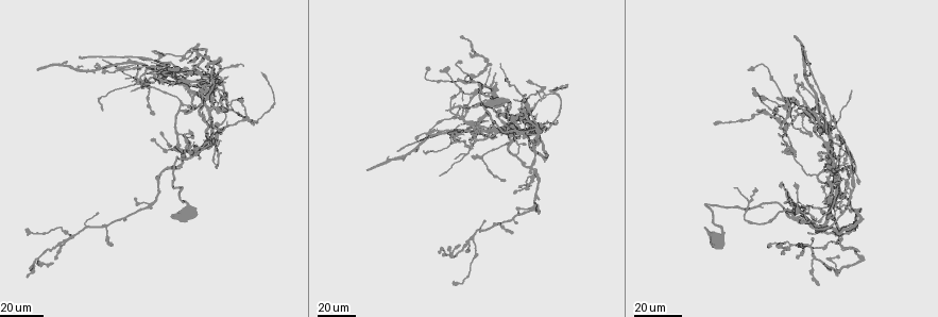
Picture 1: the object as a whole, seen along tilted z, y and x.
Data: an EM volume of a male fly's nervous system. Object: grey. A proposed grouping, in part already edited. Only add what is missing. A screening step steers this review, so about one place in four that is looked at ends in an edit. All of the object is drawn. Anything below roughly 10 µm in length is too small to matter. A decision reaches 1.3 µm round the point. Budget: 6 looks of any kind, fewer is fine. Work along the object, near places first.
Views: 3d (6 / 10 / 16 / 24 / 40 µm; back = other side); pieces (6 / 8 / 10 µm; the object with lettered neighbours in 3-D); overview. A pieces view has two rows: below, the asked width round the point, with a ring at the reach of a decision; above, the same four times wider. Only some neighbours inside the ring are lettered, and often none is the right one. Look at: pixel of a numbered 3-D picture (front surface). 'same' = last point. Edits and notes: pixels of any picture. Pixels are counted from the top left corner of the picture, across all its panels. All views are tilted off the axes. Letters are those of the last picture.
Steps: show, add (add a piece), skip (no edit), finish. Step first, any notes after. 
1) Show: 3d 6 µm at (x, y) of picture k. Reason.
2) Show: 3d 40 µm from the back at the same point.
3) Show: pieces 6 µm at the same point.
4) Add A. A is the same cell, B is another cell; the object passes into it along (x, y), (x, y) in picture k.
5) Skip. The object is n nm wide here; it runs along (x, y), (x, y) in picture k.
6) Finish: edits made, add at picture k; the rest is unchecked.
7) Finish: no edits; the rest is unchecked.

Show: 3d 24 µm at (39, 71) of picture 1. Long arm stops here.

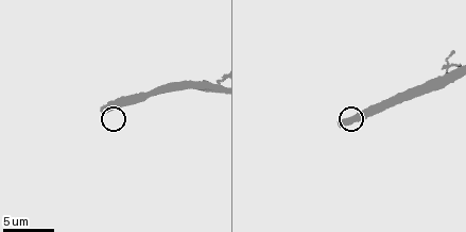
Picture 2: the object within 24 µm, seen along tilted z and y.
Show: pieces 8 µm at (100, 108) of picture 2.

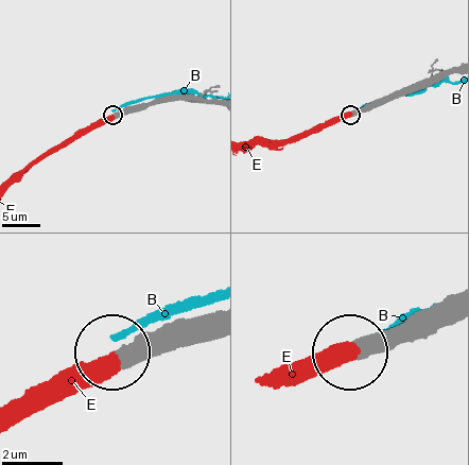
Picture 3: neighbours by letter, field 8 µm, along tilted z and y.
Add E. E is the same cell, B is another cell; the object passes into it along (420, 320), (368, 332), (352, 351), (270, 377) in picture 3; it goes on there.

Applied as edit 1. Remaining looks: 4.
Show: overview.

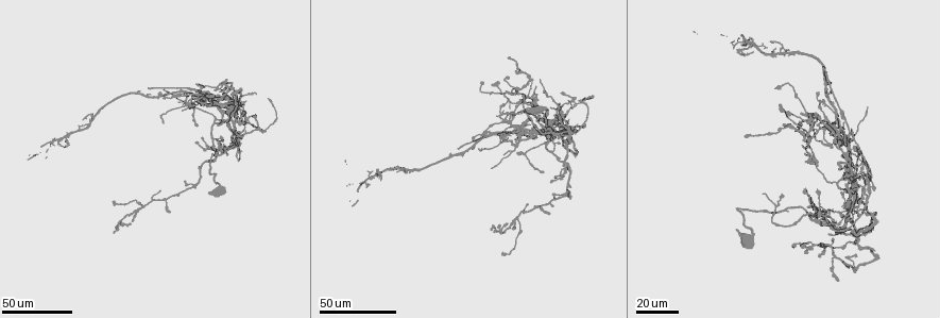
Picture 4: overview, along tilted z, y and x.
Show: 3d 24 µm at (147, 89) of picture 4. End of a long branch.

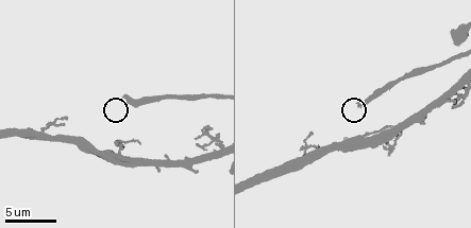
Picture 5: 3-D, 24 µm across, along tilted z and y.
Show: pieces 10 µm at (124, 95) of picture 5.

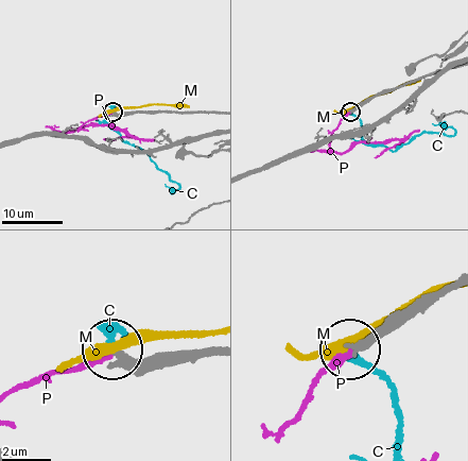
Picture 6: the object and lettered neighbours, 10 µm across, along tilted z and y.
Add C. C is the same cell, M and P are other cells; the object passes into it along (131, 114), (119, 114), (114, 107), (108, 125), (159, 169) in picture 6; it goes on there.

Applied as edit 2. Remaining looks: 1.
Finish: edits made, add at picture 3, add at picture 6; the rest is unchecked.

